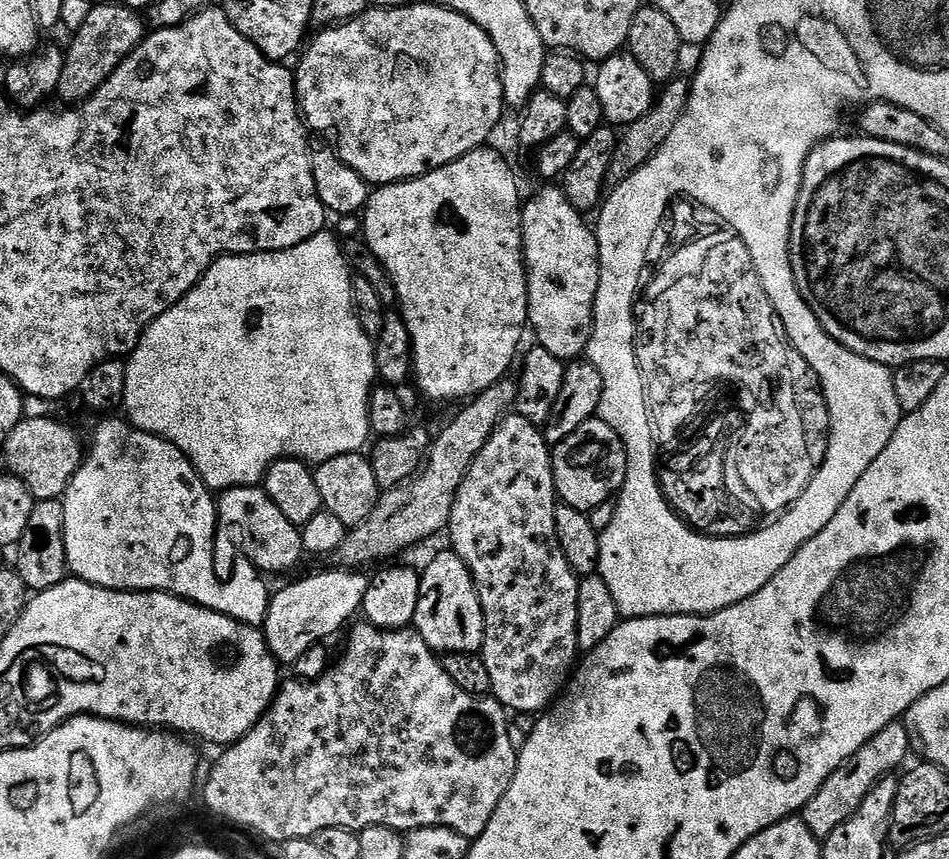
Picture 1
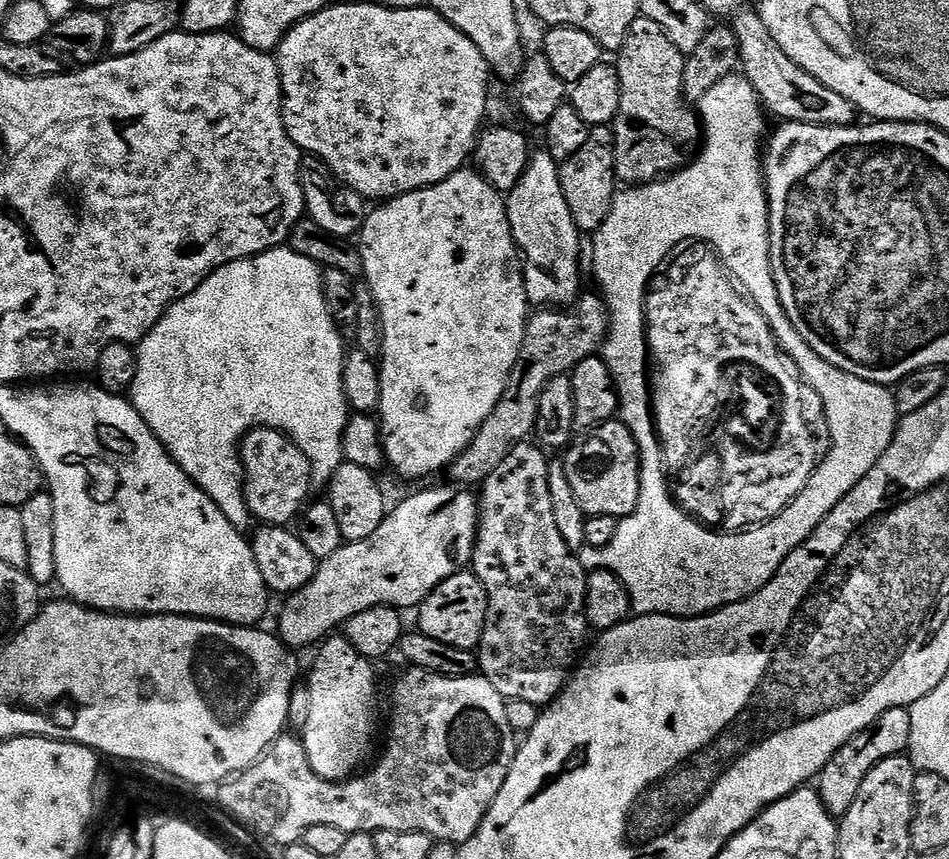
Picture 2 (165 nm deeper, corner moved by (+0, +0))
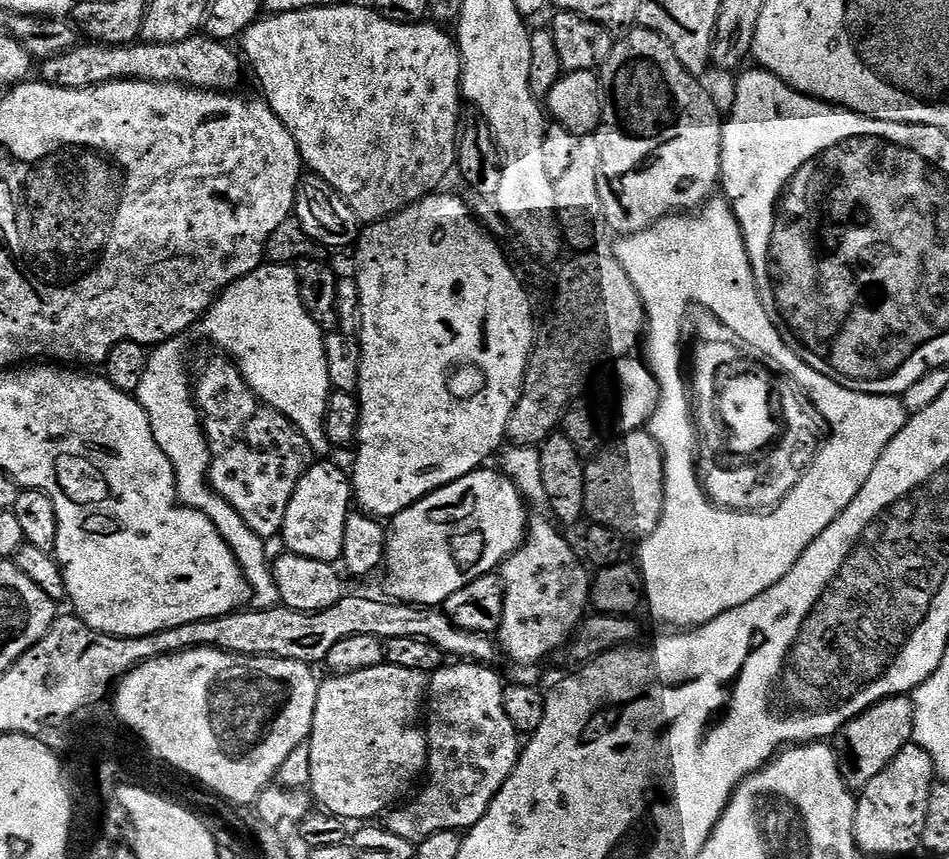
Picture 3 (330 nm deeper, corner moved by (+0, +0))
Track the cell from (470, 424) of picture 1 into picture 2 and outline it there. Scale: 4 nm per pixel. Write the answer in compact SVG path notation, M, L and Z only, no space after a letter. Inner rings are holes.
M584 294L567 310L537 312L540 313L537 316L535 313L526 326L522 350L518 354L518 362L514 366L504 397L498 402L490 418L486 418L472 445L451 466L453 485L483 485L484 480L490 478L490 474L494 474L494 470L498 470L502 462L506 462L506 454L510 454L514 446L525 443L535 433L542 390L546 390L546 386L554 378L569 375L572 369L577 368L586 358L597 355L604 347L610 321L608 305L603 296Z

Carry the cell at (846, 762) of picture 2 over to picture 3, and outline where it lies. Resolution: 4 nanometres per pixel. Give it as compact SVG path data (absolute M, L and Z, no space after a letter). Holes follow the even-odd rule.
M907 695L892 696L889 700L879 700L873 708L868 708L860 716L844 725L834 737L837 756L842 761L844 780L848 787L859 790L867 786L870 778L882 774L890 762L906 745L913 743L914 708Z

